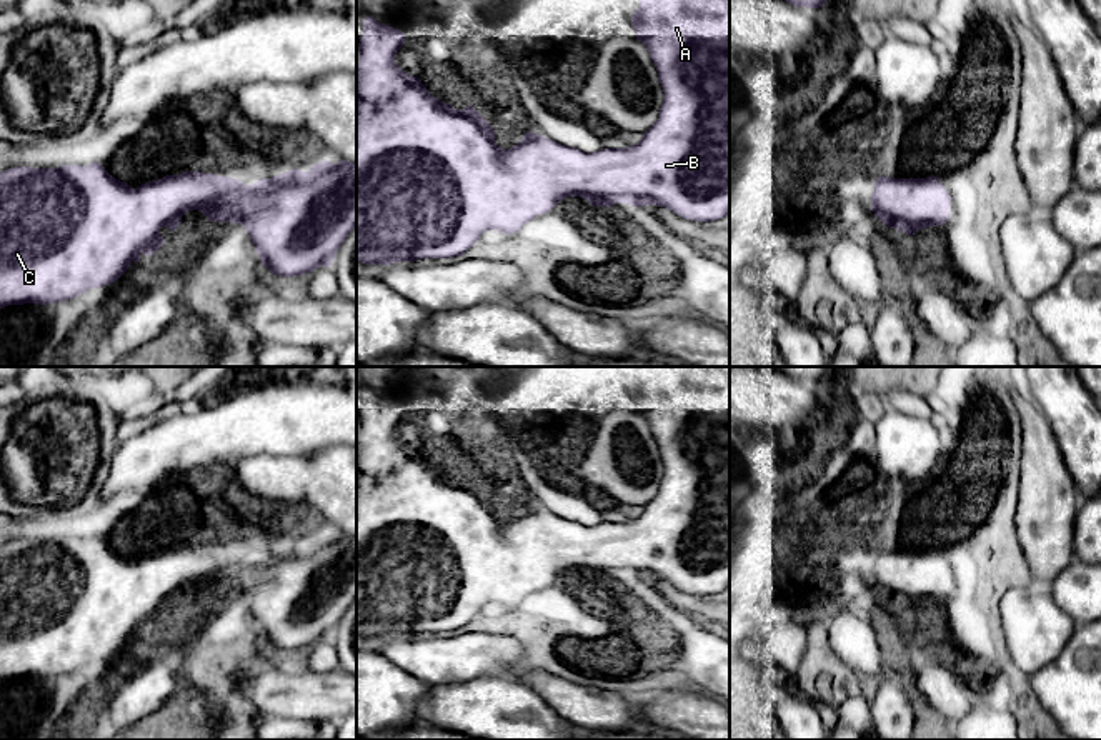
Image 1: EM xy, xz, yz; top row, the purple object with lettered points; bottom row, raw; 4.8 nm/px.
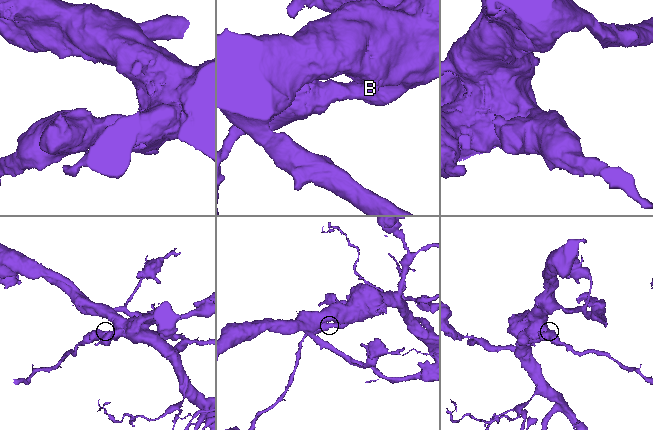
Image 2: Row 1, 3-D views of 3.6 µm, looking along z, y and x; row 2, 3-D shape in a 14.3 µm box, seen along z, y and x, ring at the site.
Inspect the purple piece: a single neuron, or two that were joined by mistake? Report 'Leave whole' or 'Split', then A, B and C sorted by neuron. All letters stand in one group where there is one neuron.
Leave whole. Groups: A B C

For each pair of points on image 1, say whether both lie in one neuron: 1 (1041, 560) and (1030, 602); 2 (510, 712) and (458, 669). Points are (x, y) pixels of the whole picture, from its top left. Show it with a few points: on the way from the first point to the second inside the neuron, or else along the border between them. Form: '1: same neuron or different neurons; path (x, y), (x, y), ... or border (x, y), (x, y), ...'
1: different neurons; border (1036, 584), (1046, 589)
2: different neurons; border (510, 675), (485, 675), (433, 685)

